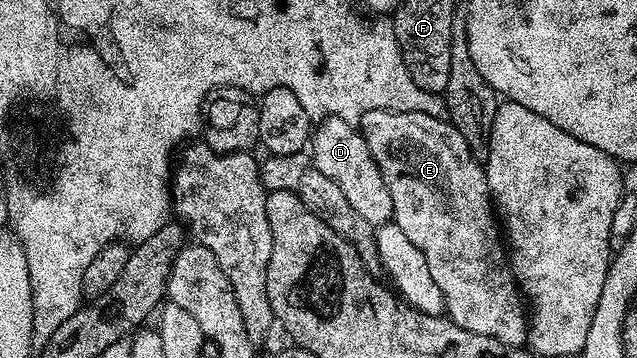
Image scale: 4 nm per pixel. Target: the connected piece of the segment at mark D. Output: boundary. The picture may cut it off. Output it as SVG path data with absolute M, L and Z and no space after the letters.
M336 116L320 119L311 133L309 155L317 170L325 174L325 178L333 178L333 182L341 186L341 194L345 194L349 206L353 206L353 210L357 210L357 214L361 214L365 222L378 226L392 219L393 200L389 198L381 170L377 162L373 162L373 154L369 154L363 133L352 121Z

